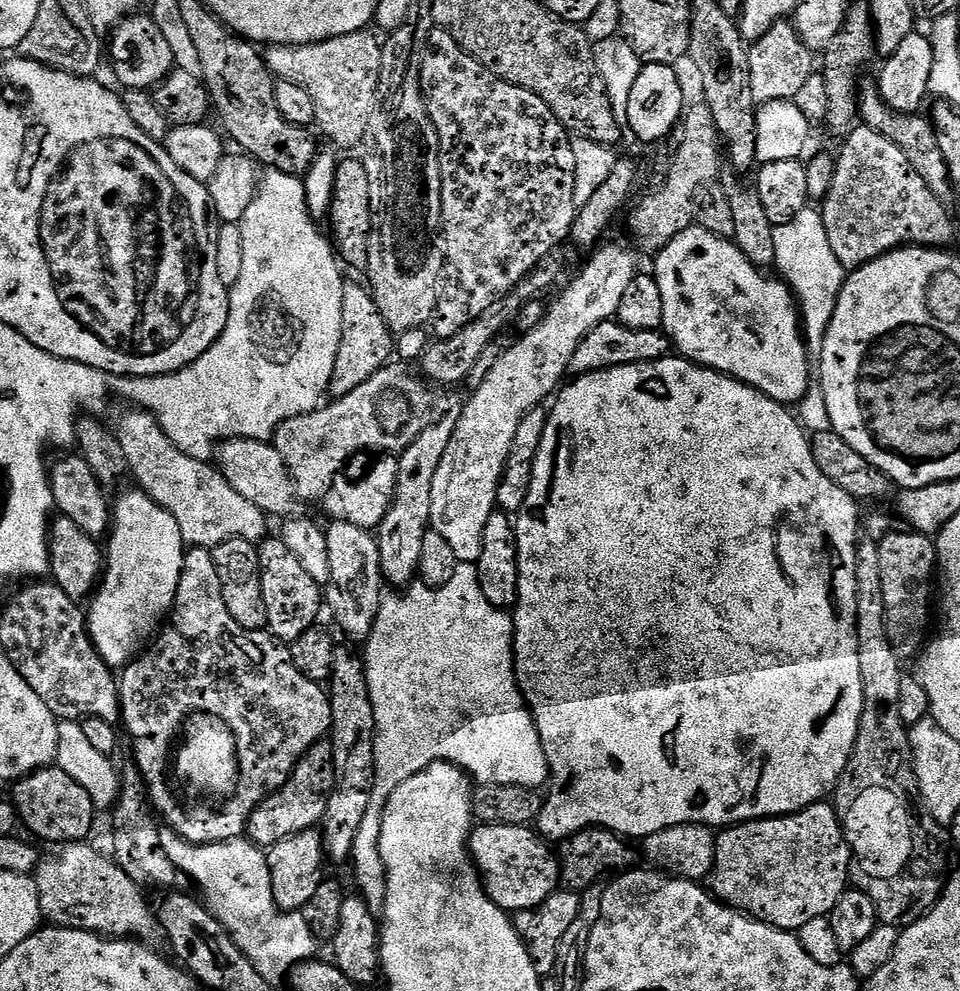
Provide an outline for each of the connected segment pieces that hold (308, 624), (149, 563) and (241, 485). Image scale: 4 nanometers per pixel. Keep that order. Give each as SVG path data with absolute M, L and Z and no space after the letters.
M268 538L259 545L260 549L260 573L262 574L262 592L266 598L266 612L268 614L267 631L281 642L295 642L299 636L305 636L307 632L313 631L316 615L322 612L322 588L306 574L302 562L290 554L290 546L286 546L283 539Z
M133 490L122 493L114 500L111 513L110 535L106 540L106 563L102 579L87 605L86 621L88 637L92 639L92 645L100 657L107 662L109 668L120 670L145 651L146 645L157 635L158 629L171 613L178 594L178 582L182 578L186 545L182 530L178 530L178 522L174 522L172 515L144 492Z
M226 440L218 448L218 467L226 482L246 498L246 502L254 502L269 517L284 516L292 518L302 507L302 501L296 495L296 484L284 464L282 454L275 443L267 440Z

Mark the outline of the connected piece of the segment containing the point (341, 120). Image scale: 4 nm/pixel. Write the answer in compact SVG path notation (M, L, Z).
M365 30L317 44L274 44L263 53L263 58L276 80L294 82L294 86L302 86L310 94L314 101L315 127L321 128L337 144L337 149L365 143L370 118L378 108L376 99L381 95L378 90L382 70L380 36Z

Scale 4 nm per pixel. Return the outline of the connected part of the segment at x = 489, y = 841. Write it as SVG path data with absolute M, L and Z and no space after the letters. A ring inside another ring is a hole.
M493 824L473 827L470 851L476 862L476 871L483 879L488 896L503 912L531 913L561 887L560 861L557 853L548 852L547 847L549 845L531 827Z

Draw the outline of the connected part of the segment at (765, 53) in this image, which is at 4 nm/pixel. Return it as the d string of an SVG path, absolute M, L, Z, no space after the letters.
M787 19L779 20L760 40L749 47L750 58L750 90L754 94L757 105L778 102L779 100L795 101L798 90L805 85L806 80L814 73L812 67L813 49L802 42L796 32L795 23Z

